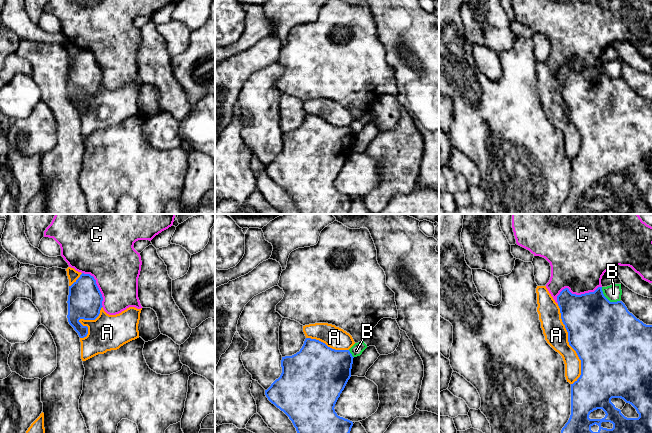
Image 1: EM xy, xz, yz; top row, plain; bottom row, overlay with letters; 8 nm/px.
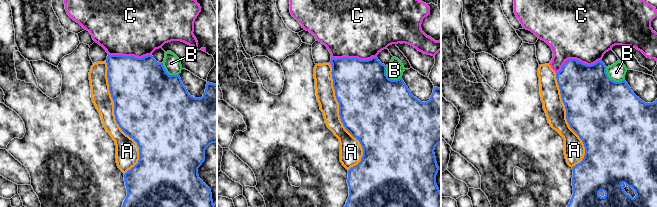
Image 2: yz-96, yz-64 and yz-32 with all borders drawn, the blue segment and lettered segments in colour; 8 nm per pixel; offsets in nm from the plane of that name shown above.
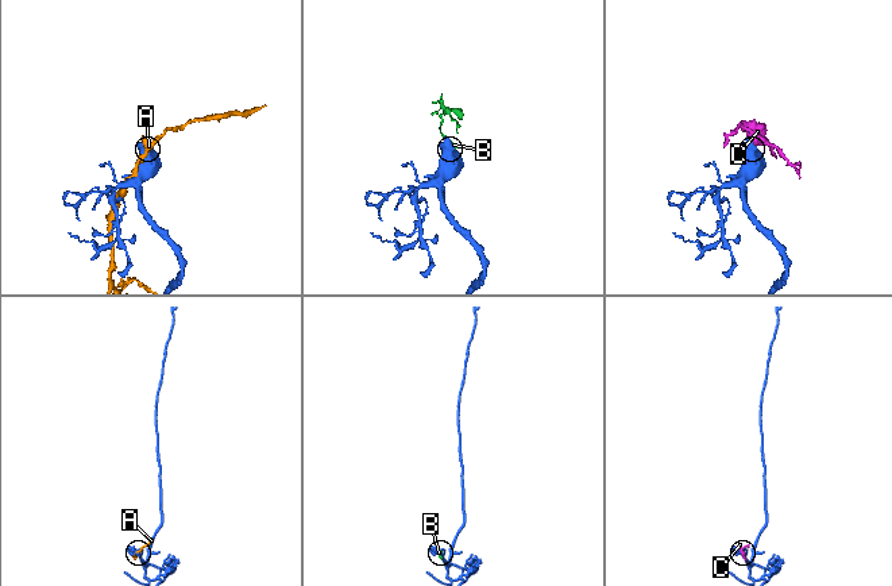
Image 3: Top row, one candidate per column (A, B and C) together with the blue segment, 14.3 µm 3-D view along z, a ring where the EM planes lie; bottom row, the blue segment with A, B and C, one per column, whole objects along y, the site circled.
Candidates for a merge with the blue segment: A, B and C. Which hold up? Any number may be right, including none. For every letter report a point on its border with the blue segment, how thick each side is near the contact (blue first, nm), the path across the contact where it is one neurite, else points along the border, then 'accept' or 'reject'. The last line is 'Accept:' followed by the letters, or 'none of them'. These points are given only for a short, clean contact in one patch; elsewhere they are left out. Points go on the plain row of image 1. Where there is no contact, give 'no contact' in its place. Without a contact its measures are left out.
A: contact yz (569, 120); calibres 480 and 190 nm; reject
B: contact yz (607, 75); calibres 480 and 130 nm; reject
C: contact yz (575, 70); calibres 420 and 440 nm; reject
Accept: none of them

